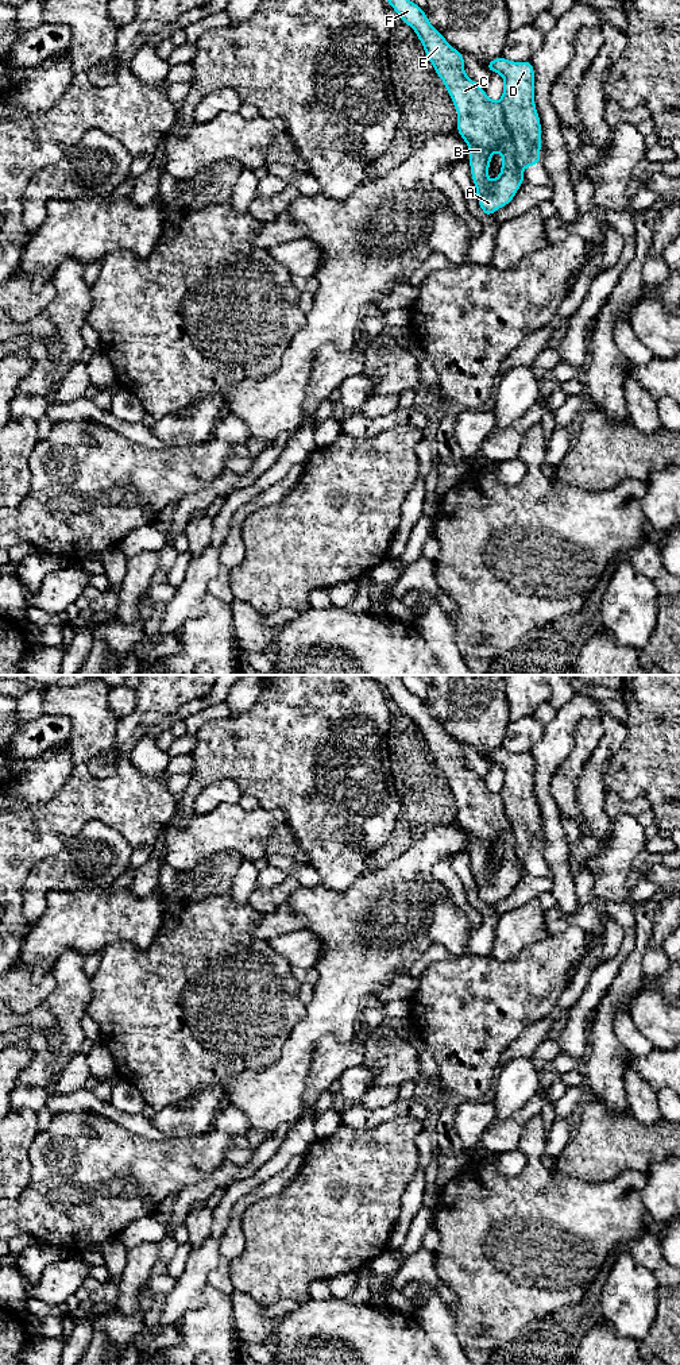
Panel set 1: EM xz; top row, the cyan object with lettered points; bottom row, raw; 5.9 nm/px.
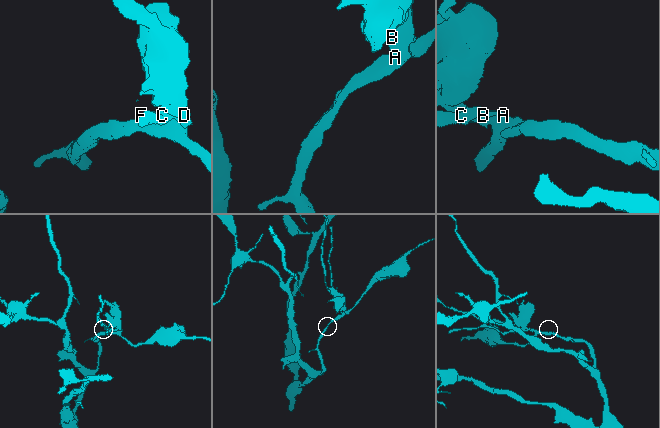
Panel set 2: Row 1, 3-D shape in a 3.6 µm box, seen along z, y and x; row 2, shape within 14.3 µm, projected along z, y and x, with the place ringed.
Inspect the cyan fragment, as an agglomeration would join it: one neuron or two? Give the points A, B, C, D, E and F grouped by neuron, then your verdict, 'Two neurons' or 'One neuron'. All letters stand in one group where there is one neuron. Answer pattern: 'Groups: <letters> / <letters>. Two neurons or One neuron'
Groups: A B C E F / D. Two neurons

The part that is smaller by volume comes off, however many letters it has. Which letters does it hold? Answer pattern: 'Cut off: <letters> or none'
Cut off: D

